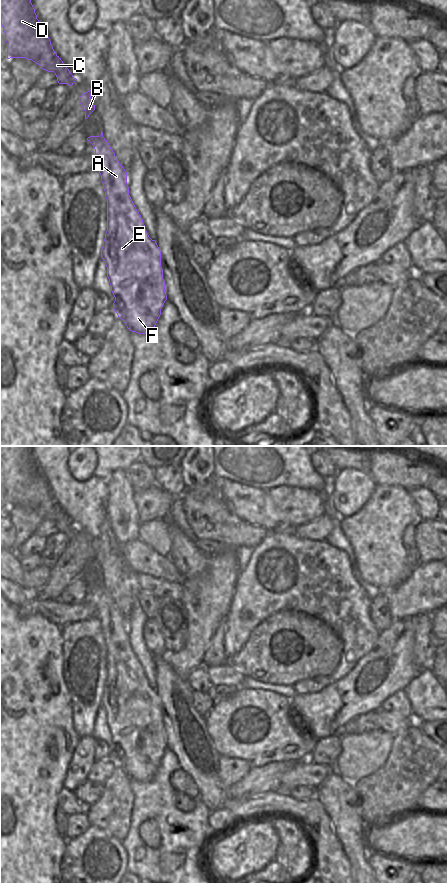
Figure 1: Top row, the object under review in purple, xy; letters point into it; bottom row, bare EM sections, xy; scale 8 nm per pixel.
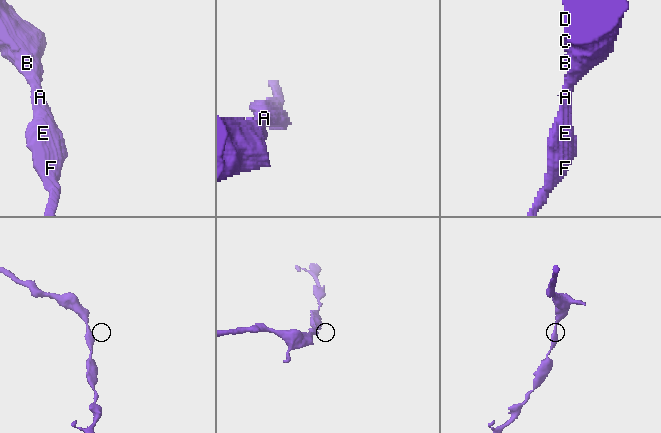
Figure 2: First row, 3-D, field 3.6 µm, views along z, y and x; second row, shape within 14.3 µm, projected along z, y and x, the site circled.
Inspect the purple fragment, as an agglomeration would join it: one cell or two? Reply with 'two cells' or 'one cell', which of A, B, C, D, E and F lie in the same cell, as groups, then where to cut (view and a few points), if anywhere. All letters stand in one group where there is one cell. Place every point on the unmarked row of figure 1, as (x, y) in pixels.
one cell; A B C D E F; no cut

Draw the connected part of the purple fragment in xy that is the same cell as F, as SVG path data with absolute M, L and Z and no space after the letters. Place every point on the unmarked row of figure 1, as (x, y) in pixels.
M101 579L100 584L90 584L87 588L95 597L95 603L97 604L95 614L101 623L105 645L107 647L107 679L101 697L101 706L105 709L107 725L111 733L111 739L115 745L113 757L130 779L138 782L150 782L167 748L163 717L161 715L161 699L156 689L149 685L145 677L143 667L129 643L127 620L119 611L107 588L103 585L103 580Z

